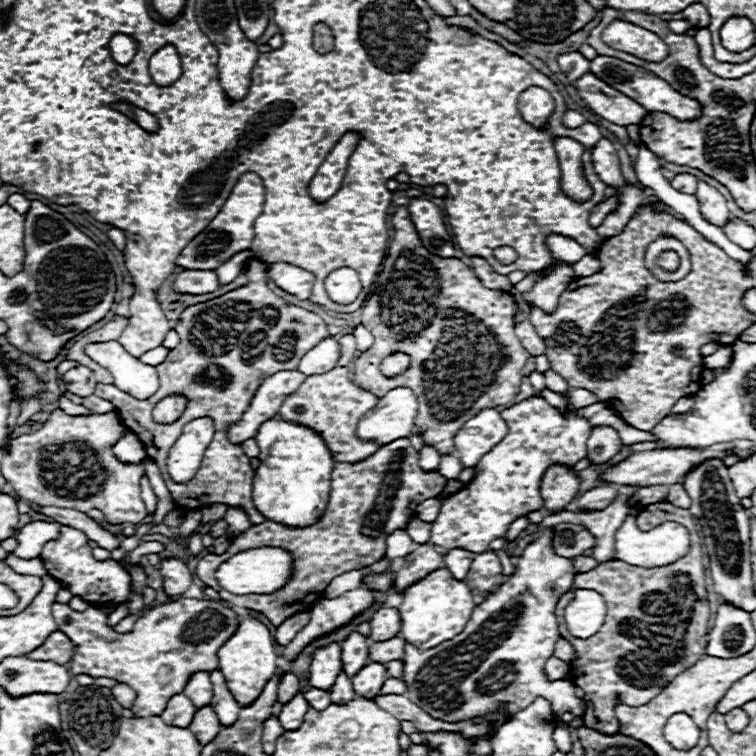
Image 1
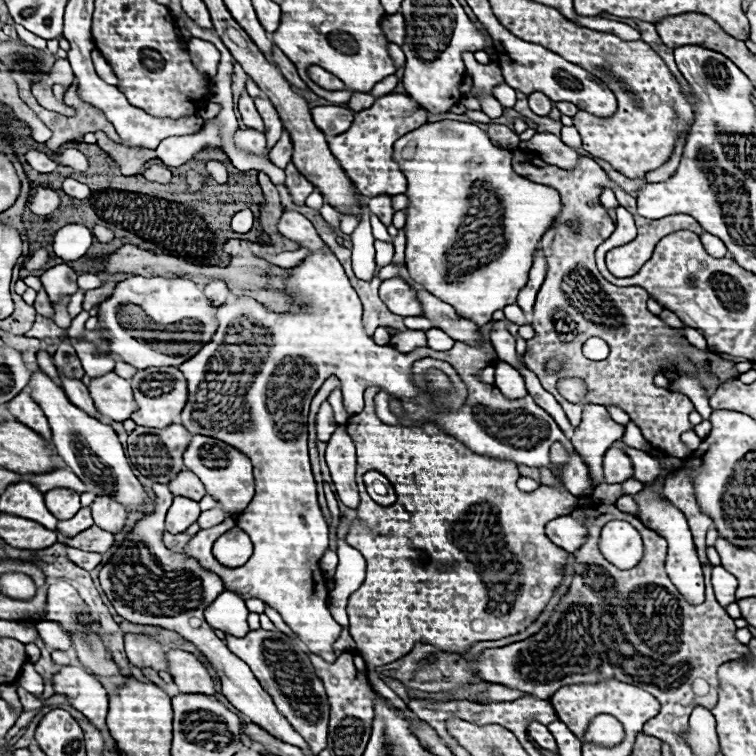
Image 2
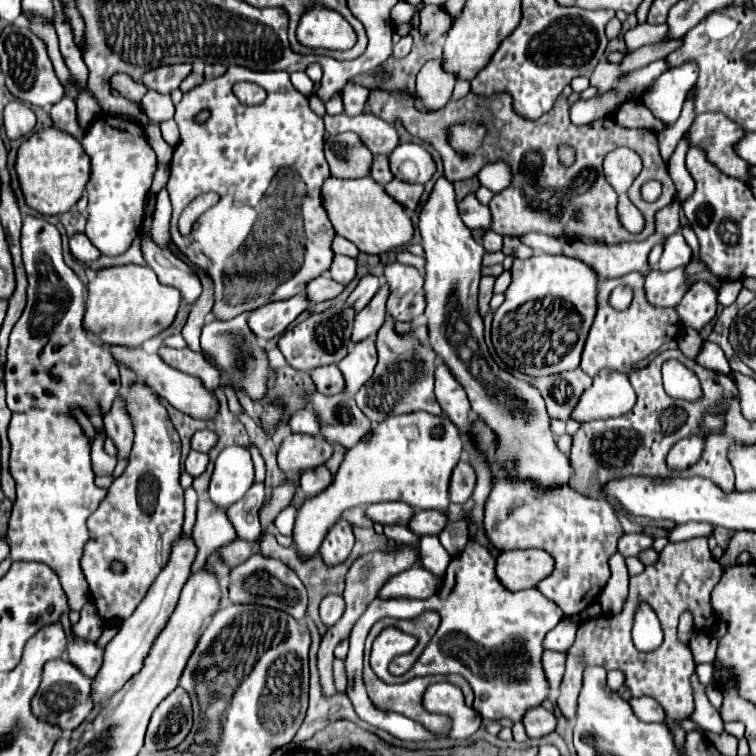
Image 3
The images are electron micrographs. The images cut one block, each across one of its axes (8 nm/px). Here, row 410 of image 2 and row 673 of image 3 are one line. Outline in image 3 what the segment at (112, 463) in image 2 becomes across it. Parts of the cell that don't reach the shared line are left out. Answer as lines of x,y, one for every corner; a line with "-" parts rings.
58,658
58,660
50,660
44,666
44,674
42,674
42,684
36,692
36,696
32,698
32,712
42,718
48,720
50,724
58,724
64,734
70,734
74,728
78,728
90,714
90,710
94,708
92,702
92,682
94,678
88,678
86,674
82,674
74,664
70,664
70,660
66,658

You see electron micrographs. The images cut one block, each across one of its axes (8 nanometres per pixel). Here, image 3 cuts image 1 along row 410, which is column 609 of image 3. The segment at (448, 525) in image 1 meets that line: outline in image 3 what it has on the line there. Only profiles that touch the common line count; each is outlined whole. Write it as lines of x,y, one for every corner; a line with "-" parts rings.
494,470
494,488
492,494
486,502
486,514
484,514
484,528
490,538
490,542
498,550
522,550
522,548
542,548
550,552
556,560
554,572
544,578
538,584
538,590
554,600
566,616
576,616
584,612
592,602
598,600
600,592
604,590
608,578
610,578
610,568
608,560
612,554
618,552
618,538
624,534
622,524
618,520
618,514
614,506
604,500
604,498
590,498
580,492
576,492
570,486
564,486
560,490
552,490
548,494
538,494
532,486
530,480
516,480
508,478
506,472

